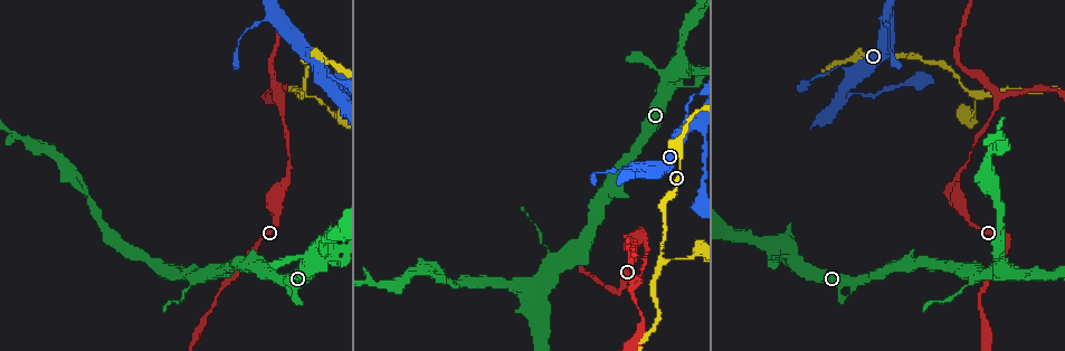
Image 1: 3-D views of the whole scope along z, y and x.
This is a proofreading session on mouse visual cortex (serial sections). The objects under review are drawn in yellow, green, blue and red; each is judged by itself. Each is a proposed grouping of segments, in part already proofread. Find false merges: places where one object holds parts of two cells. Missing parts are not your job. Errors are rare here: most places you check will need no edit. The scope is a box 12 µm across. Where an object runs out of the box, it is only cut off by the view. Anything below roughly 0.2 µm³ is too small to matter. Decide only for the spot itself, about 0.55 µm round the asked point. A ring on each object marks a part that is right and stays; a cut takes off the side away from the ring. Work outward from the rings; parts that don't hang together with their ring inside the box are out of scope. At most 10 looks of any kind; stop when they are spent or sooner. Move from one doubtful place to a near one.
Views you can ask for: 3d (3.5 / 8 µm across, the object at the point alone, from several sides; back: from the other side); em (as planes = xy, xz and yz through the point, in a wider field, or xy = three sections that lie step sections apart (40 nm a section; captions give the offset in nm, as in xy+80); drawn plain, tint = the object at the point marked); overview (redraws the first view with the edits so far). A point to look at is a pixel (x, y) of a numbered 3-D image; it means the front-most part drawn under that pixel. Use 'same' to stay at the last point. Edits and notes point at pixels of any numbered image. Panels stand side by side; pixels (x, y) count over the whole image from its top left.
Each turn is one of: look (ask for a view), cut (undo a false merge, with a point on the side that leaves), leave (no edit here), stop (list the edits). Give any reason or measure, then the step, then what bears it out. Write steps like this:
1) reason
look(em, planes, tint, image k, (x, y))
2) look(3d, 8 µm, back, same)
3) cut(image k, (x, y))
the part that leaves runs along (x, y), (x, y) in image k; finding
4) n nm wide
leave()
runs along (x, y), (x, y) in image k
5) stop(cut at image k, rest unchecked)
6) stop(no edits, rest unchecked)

sharp bend
look(3d, 3.5 µm, back, image 1, (662, 261))

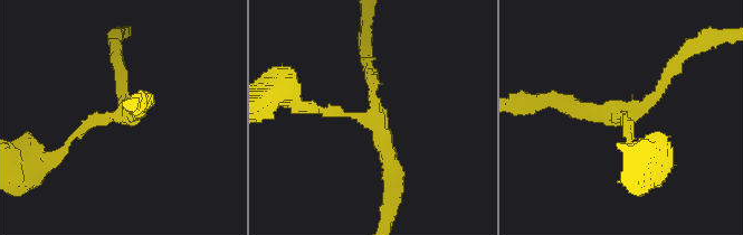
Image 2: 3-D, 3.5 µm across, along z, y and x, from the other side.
3 arms; arms of 150, 150, 200 nm
look(em, xy, step 1, tint, image 2, (618, 113))

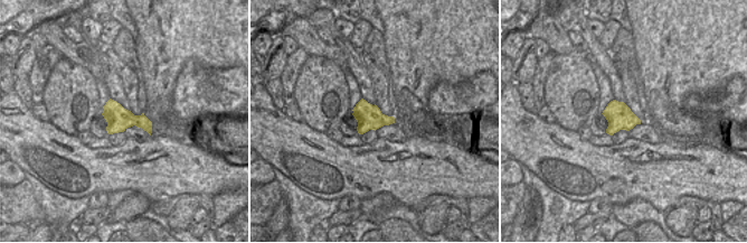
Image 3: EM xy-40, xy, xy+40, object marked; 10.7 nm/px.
leave()
runs along (117, 68), (127, 113), (93, 120), (66, 148) in image 2; one cell here

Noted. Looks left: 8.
a narrow waist
look(3d, 8 µm, image 1, (848, 73))

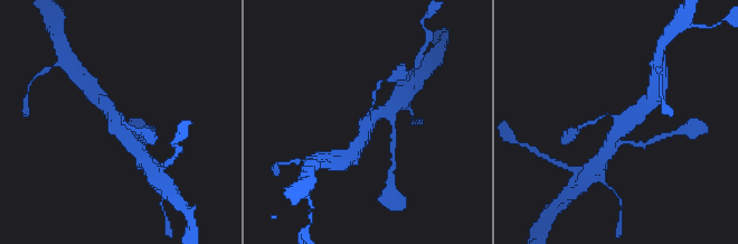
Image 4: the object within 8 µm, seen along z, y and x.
closer look
look(3d, 3.5 µm, back, image 4, (617, 121))

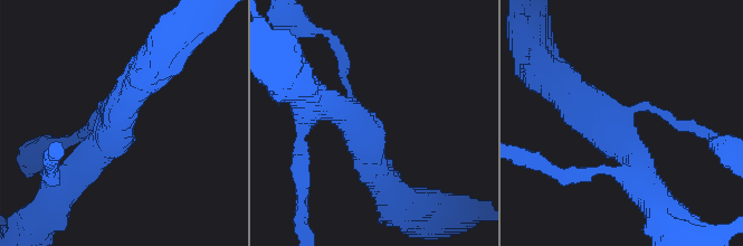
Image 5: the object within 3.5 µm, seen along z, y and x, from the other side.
look(em, planes, tint, image 5, (100, 121))

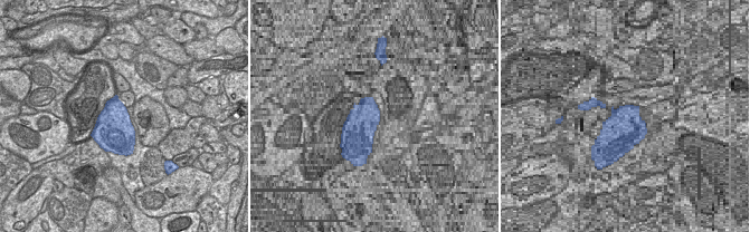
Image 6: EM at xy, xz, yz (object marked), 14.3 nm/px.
arms of 100, 400, 400 nm
leave()
one cell here

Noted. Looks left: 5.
abrupt turn
look(3d, 3.5 µm, back, image 1, (332, 247))

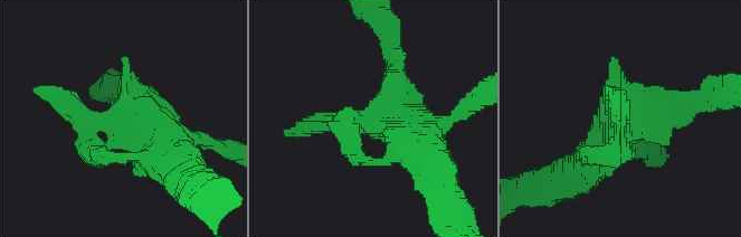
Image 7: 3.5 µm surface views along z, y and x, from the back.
leave()
runs along (579, 171), (625, 116), (691, 100) in image 7; all the same cell

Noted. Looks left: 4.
three-way junction
look(3d, 8 µm, image 1, (530, 282))

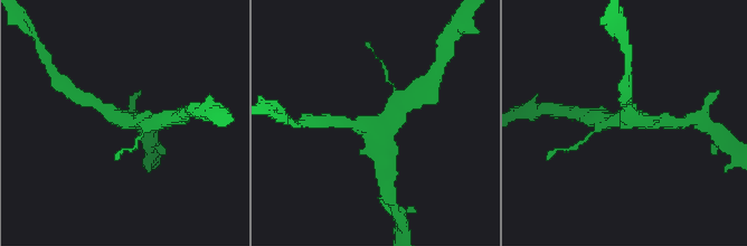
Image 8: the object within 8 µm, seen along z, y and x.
look(3d, 3.5 µm, image 8, (632, 120))

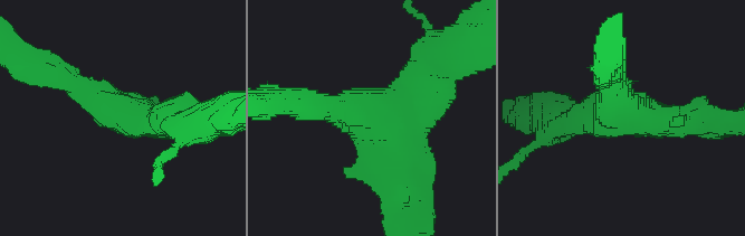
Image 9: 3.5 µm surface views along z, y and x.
shape alone is not enough
look(em, xy, step 5, tint, image 9, (389, 106))

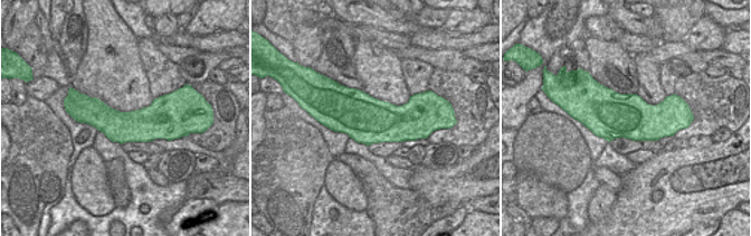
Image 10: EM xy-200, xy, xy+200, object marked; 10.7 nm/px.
leave()
runs along (437, 59), (395, 105), (323, 107) in image 9; one cell here

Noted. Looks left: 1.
stop(no edits, rest unchecked)

